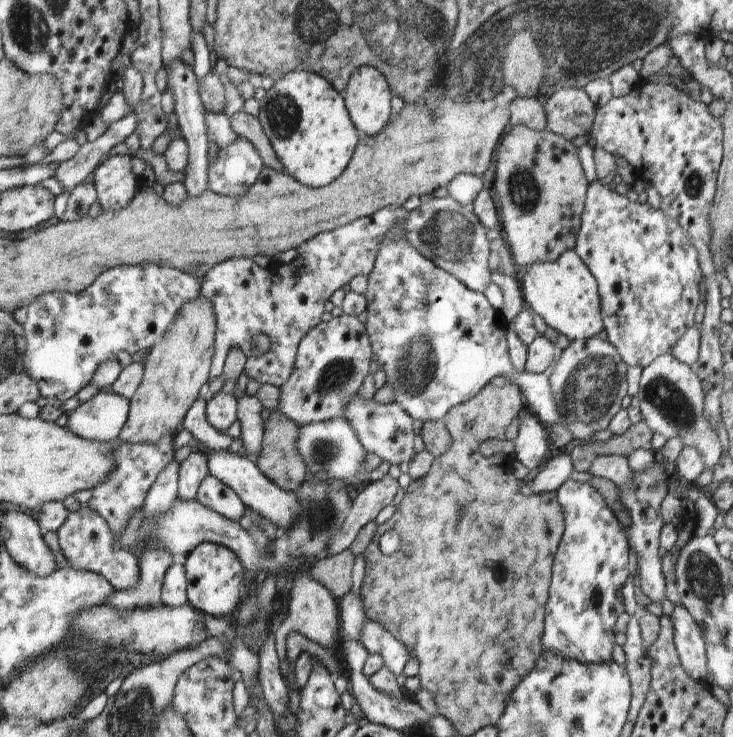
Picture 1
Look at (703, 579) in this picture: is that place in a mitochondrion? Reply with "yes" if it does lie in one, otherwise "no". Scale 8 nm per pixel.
yes

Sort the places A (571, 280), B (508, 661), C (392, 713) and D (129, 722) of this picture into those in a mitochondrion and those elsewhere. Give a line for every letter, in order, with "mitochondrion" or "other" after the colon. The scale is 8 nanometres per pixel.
A: other
B: other
C: other
D: mitochondrion

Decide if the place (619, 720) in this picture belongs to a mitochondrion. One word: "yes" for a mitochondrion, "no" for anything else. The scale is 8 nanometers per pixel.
no

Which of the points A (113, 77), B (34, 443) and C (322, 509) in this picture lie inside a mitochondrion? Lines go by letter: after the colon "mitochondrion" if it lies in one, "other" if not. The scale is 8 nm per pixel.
A: other
B: other
C: mitochondrion

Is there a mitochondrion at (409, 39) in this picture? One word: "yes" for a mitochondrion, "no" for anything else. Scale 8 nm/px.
yes

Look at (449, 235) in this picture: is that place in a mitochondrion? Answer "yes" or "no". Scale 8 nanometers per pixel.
yes

